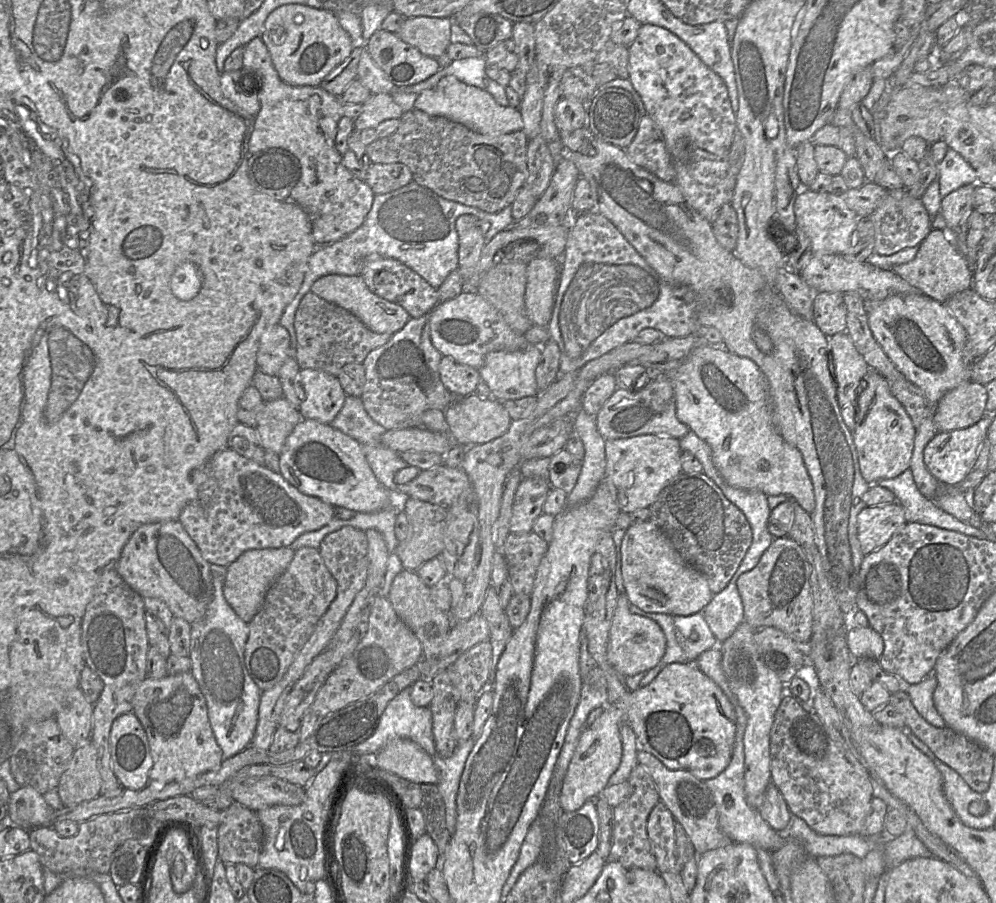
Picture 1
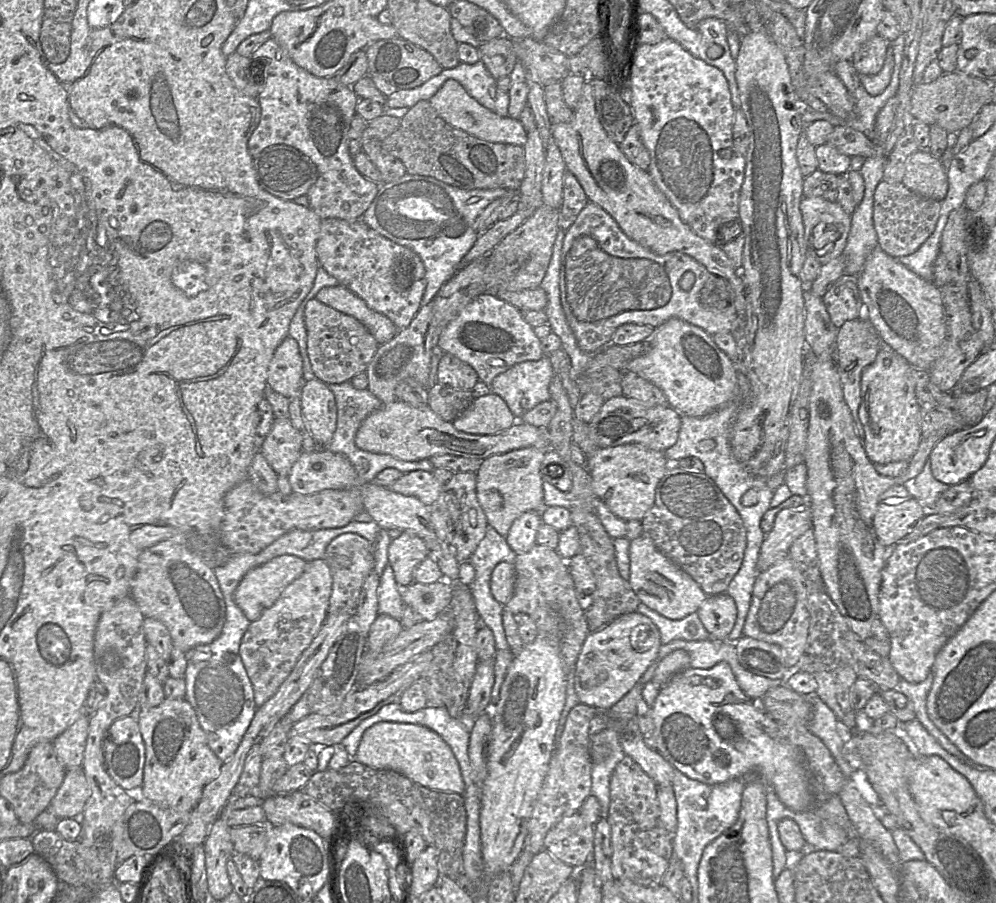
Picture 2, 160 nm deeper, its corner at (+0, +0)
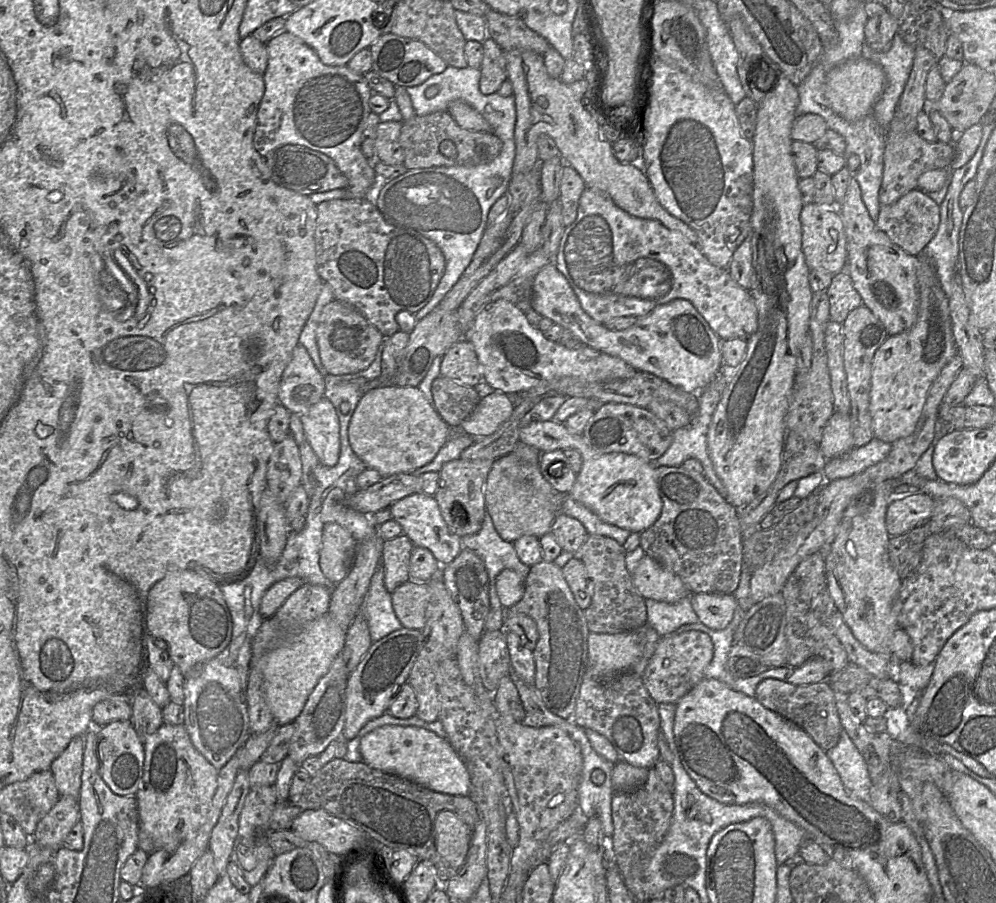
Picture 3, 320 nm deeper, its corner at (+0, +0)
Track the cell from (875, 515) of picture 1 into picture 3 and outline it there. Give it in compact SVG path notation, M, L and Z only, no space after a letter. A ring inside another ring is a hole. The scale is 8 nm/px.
M922 492L891 501L885 517L888 535L905 534L926 522L932 515L933 506L934 499Z

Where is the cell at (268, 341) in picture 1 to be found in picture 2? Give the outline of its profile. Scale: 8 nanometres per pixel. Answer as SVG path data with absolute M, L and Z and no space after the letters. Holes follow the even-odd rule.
M287 336L276 348L270 362L267 376L268 389L291 399L300 397L305 382L298 343Z

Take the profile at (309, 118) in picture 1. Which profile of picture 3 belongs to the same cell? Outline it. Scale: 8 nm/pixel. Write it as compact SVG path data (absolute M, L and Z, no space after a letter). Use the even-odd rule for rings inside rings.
M280 31L266 43L268 61L264 78L264 94L257 112L257 125L253 137L253 146L261 156L285 144L307 147L331 158L341 173L347 178L346 193L348 199L366 199L375 189L379 189L384 180L377 177L373 162L361 151L361 136L365 122L371 112L369 99L373 91L362 74L351 71L347 65L329 66L320 60L316 52L303 40L288 31Z

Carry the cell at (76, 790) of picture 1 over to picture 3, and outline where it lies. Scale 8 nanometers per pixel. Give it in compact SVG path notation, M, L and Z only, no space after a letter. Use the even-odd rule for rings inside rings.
M60 796L51 810L39 821L32 836L39 846L58 849L72 827L80 821L78 798Z

